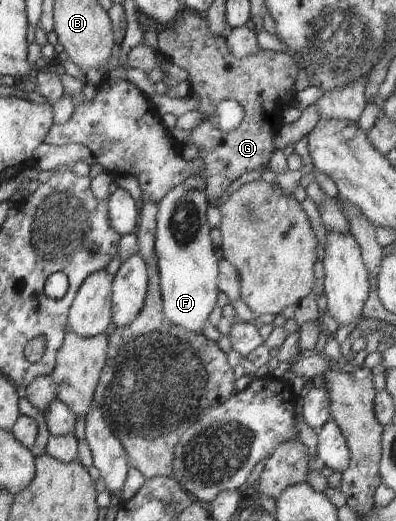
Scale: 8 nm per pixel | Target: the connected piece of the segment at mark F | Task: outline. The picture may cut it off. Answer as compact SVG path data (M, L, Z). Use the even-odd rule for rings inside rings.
M180 183L166 193L157 207L155 251L164 314L176 326L200 333L202 326L209 322L208 315L216 307L219 292L219 263L206 220L207 197L203 191Z

